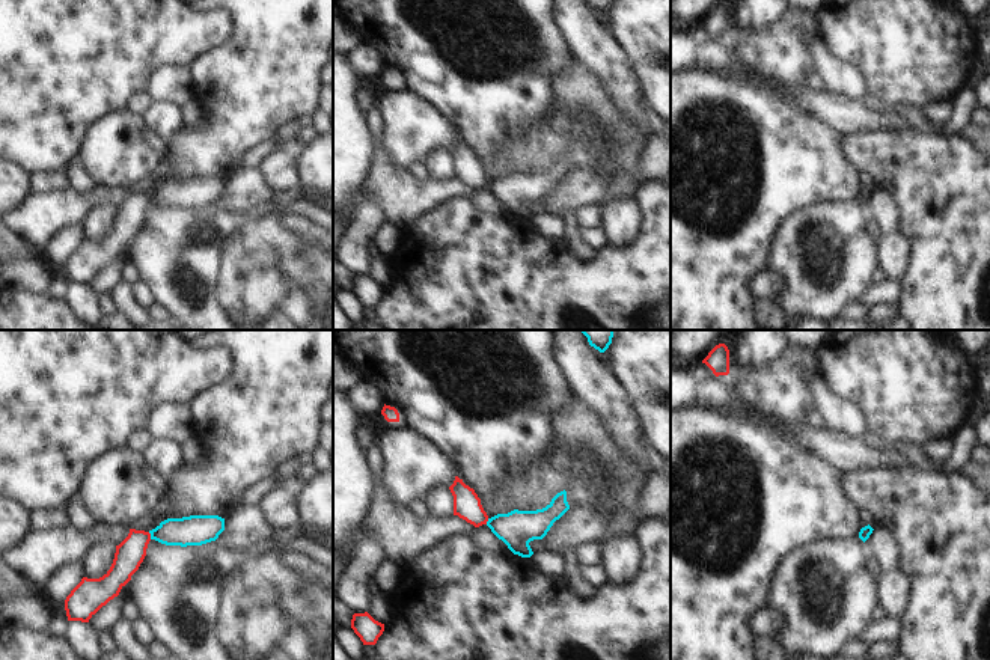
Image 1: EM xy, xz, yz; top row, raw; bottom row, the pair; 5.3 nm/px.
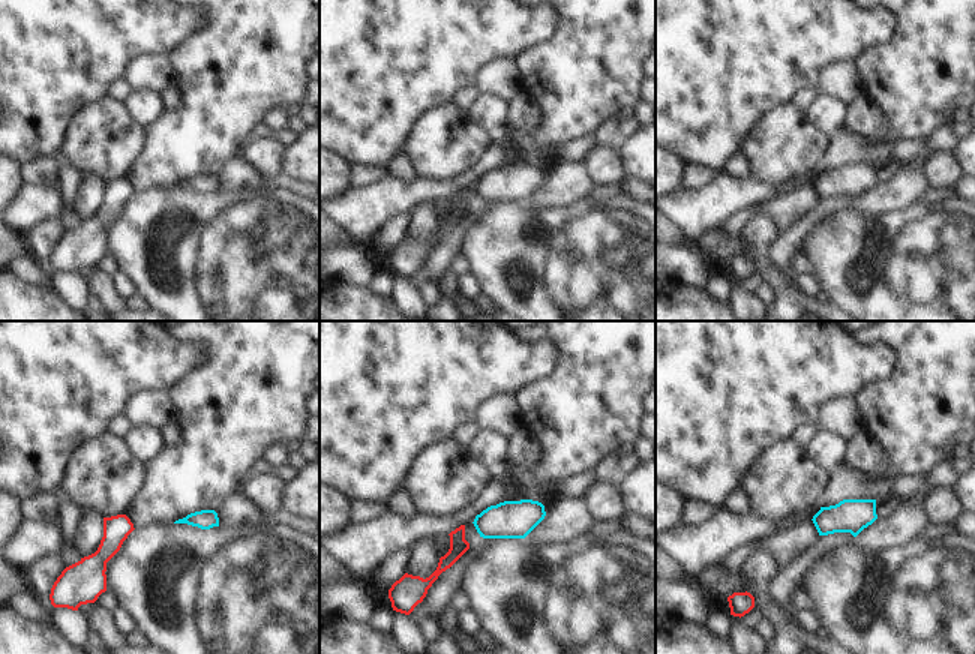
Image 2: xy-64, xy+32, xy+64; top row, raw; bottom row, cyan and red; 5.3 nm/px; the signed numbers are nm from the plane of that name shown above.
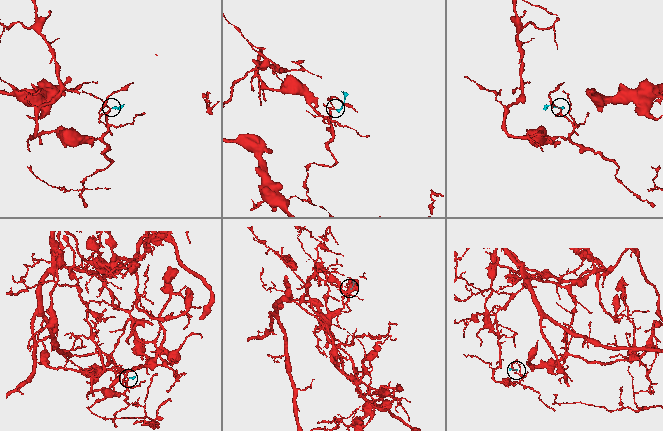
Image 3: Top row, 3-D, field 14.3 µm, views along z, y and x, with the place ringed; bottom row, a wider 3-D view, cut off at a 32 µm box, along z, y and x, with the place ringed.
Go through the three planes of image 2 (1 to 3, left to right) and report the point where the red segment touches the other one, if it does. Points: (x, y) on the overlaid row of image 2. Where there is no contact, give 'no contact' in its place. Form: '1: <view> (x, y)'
1: no contact
2: no contact
3: no contact

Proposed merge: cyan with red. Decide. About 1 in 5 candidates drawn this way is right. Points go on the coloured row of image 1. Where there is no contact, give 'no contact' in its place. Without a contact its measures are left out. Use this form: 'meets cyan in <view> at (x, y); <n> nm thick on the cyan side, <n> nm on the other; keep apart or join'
meets cyan in xy at (151, 535); 160 nm thick on the cyan side, 160 nm on the other; keep apart

